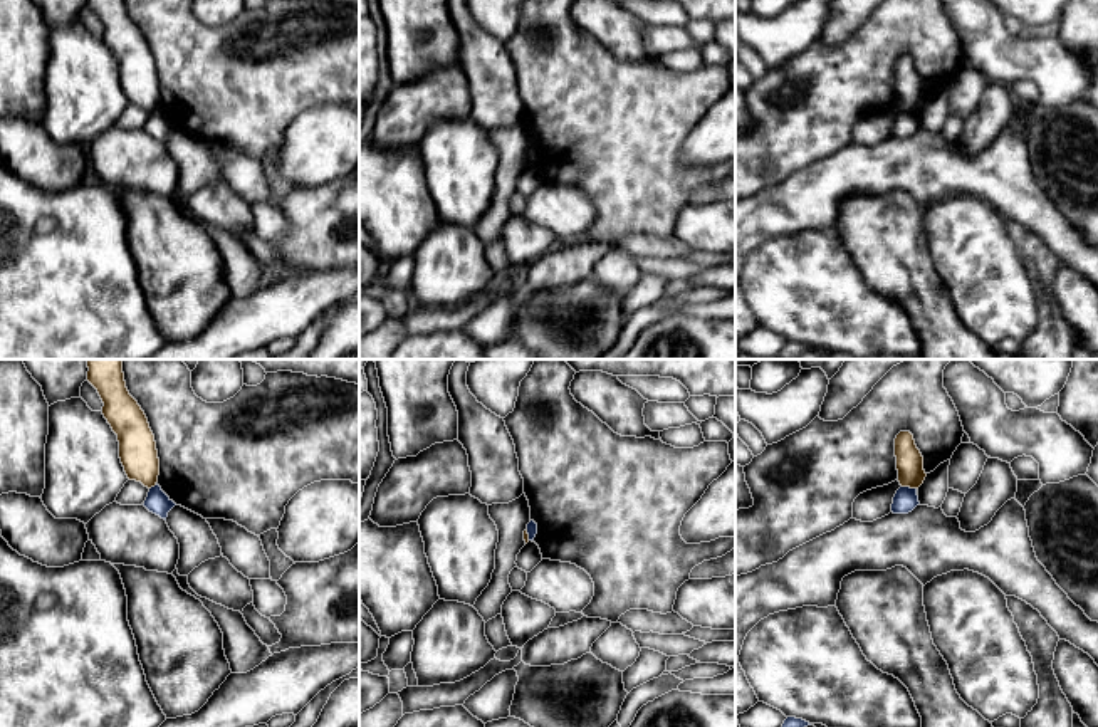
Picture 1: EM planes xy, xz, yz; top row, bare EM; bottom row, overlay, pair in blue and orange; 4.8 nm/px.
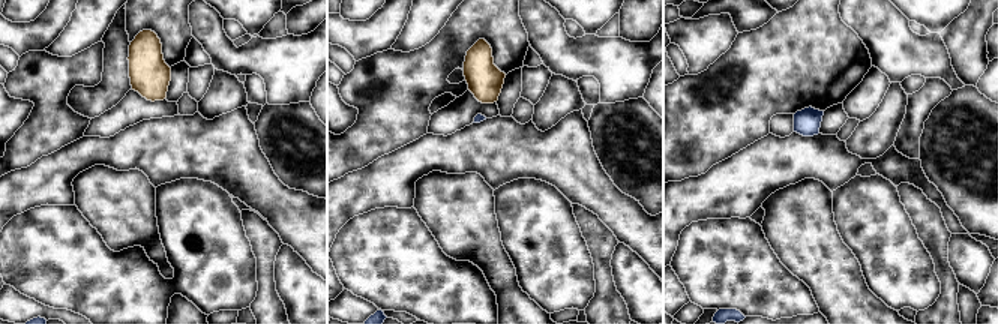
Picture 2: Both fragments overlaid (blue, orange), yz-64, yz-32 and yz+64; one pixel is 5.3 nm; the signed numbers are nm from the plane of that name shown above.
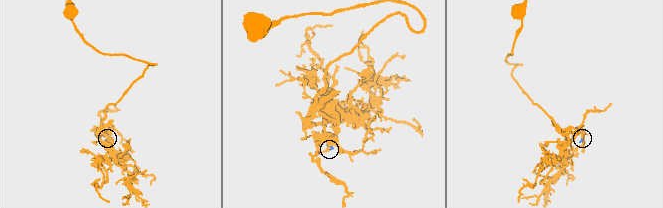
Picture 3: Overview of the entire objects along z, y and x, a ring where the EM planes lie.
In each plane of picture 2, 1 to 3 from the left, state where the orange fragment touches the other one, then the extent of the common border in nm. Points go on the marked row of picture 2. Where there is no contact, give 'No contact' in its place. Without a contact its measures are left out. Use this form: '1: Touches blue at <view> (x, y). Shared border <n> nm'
1: No contact
2: No contact
3: No contact

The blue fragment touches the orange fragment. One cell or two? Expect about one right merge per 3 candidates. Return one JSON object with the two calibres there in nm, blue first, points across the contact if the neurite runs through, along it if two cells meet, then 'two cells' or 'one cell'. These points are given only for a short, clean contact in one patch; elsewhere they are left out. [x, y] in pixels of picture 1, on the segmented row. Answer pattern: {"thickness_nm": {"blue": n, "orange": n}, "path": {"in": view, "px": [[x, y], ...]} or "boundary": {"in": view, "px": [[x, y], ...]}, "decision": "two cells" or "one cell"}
{"thickness_nm": {"blue": 120, "orange": 130}, "boundary": {"in": "yz", "px": [[902, 486], [915, 489]]}, "decision": "two cells"}

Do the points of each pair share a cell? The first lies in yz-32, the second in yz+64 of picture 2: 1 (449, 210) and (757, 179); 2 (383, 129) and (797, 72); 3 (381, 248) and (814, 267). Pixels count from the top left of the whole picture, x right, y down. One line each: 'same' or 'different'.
1: different
2: same
3: different

